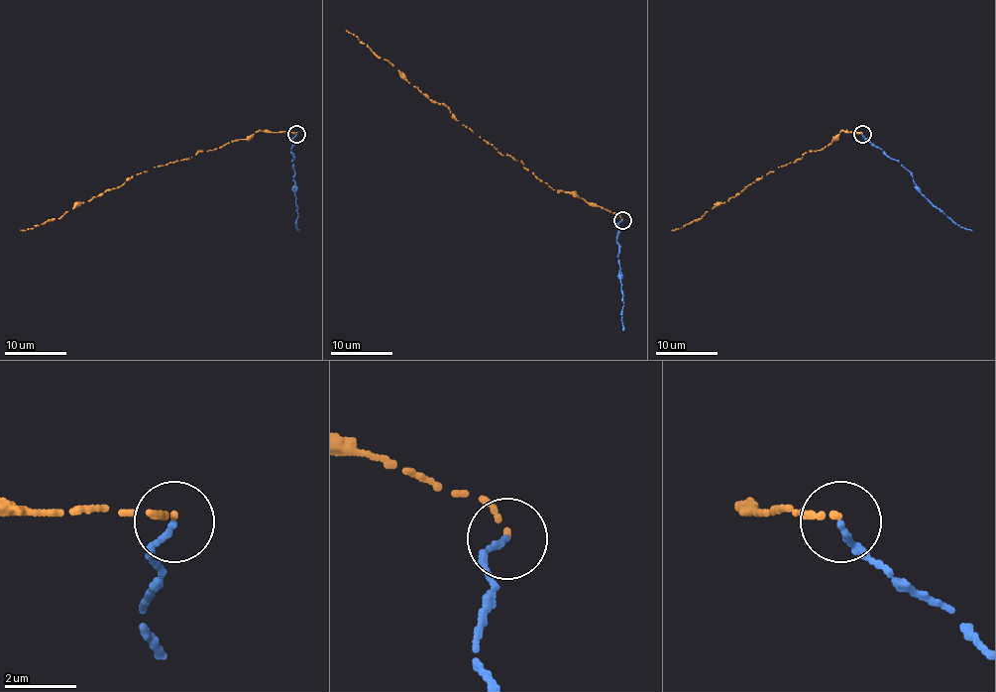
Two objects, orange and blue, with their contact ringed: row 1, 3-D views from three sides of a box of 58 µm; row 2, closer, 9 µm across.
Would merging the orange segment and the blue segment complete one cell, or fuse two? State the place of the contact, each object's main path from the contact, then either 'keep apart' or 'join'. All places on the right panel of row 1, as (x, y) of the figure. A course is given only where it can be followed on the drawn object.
(862, 134) | orange via (861, 133), (840, 131), (822, 150), (802, 154), (700, 219), (672, 230) | blue via (861, 134), (888, 158), (899, 162), (913, 175), (916, 188), (935, 206), (960, 227), (971, 230) | keep apart

